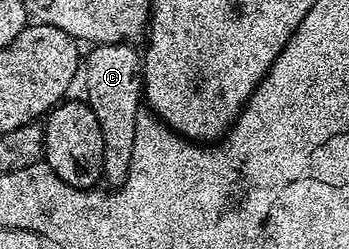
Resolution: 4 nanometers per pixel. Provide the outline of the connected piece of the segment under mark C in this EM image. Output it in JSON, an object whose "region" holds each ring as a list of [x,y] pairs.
{"region":[[[130,43],[121,45],[95,45],[89,51],[90,54],[85,54],[84,57],[84,77],[86,73],[86,94],[84,100],[89,105],[92,115],[96,115],[96,123],[100,123],[100,135],[104,139],[104,167],[102,168],[102,176],[105,184],[110,187],[117,187],[124,183],[124,179],[128,179],[128,167],[132,167],[132,143],[136,143],[136,123],[138,122],[138,114],[144,105],[144,90],[142,87],[142,79],[140,76],[140,53],[134,50],[135,46]]]}

